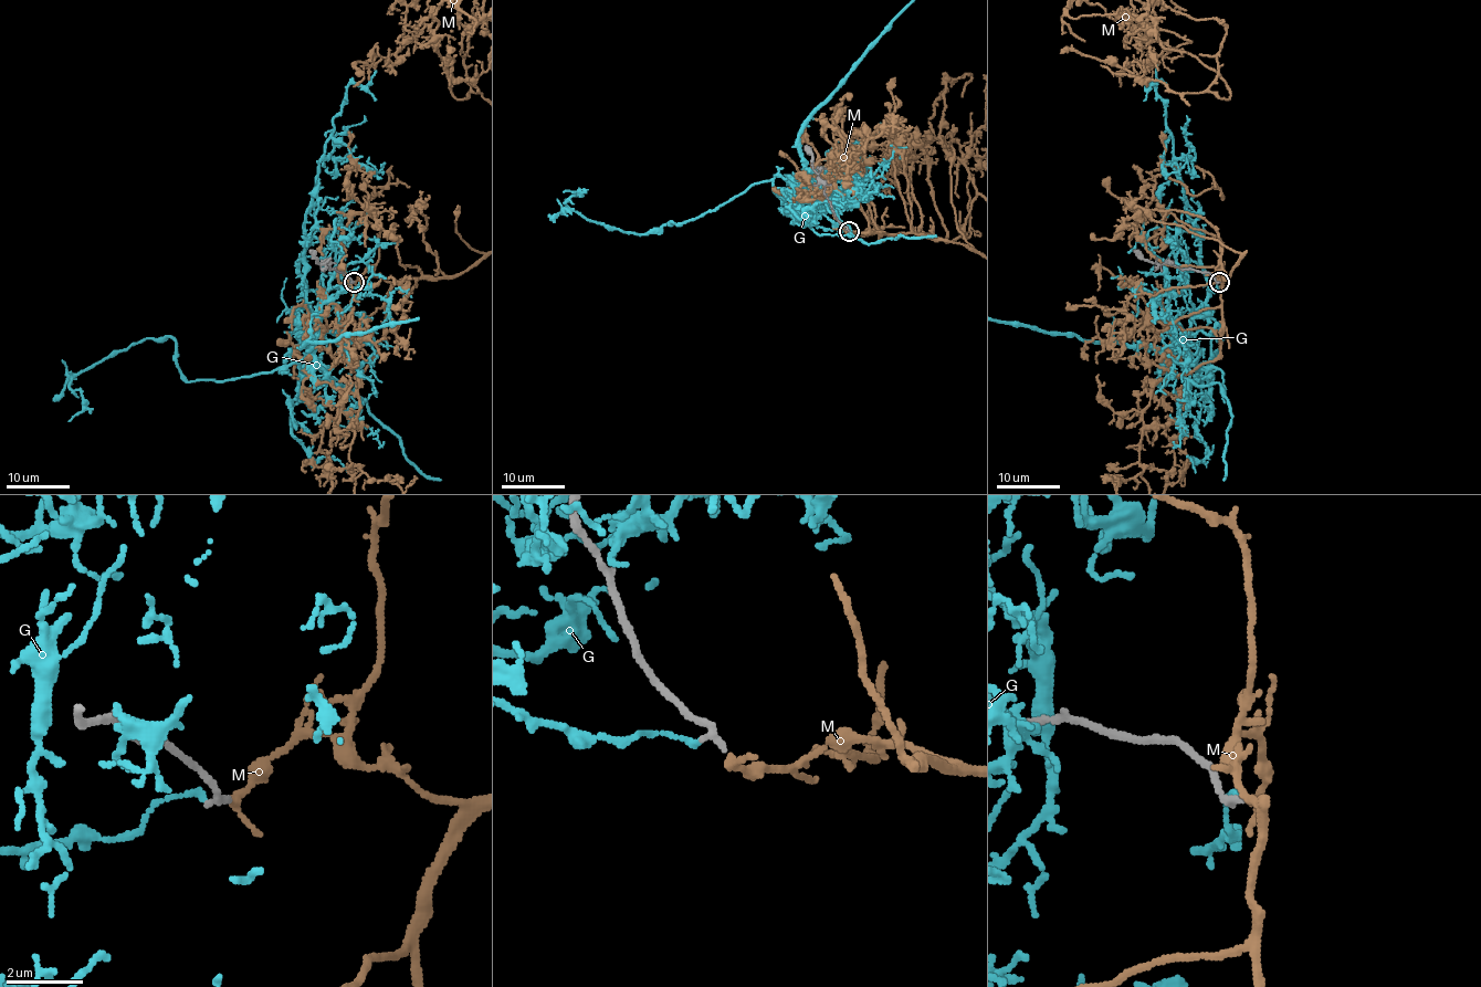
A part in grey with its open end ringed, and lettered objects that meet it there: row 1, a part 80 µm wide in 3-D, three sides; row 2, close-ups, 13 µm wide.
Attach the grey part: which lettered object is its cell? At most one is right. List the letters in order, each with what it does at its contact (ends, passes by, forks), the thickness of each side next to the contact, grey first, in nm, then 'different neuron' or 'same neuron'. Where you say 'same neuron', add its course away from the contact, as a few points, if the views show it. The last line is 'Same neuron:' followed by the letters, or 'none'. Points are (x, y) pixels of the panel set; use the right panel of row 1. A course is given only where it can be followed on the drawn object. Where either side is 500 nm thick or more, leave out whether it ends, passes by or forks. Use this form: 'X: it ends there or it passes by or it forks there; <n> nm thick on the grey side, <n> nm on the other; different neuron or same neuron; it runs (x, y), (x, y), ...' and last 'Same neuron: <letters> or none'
G: it ends there; 190 nm thick on the grey side, 130 nm on the other; different neuron
M: it ends there; 180 nm thick on the grey side, 240 nm on the other; same neuron
Same neuron: M

